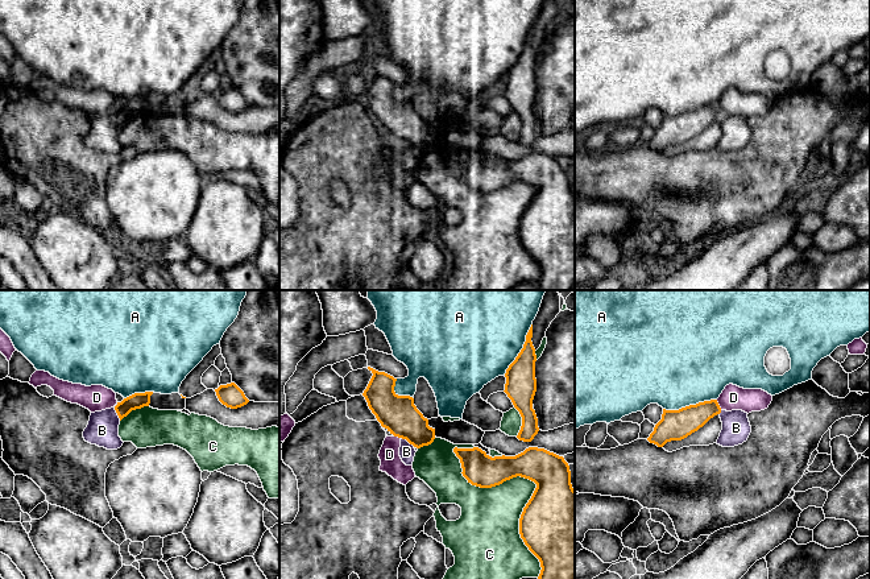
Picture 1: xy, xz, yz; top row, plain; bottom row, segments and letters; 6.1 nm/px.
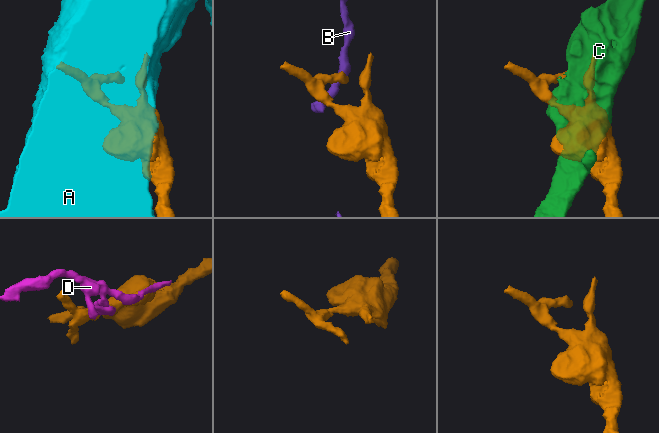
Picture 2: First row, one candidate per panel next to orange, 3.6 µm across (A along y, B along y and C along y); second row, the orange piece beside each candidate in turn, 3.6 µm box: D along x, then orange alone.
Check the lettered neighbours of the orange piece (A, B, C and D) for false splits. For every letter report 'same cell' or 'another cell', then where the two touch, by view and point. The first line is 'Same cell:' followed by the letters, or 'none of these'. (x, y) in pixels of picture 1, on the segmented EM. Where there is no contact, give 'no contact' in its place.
Same cell: none of these
A: another cell; contact yz (690, 405)
B: another cell; contact xz (407, 441)
C: another cell; contact xz (531, 480)
D: another cell; contact yz (719, 405)

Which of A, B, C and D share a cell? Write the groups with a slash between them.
A / B / C / D

